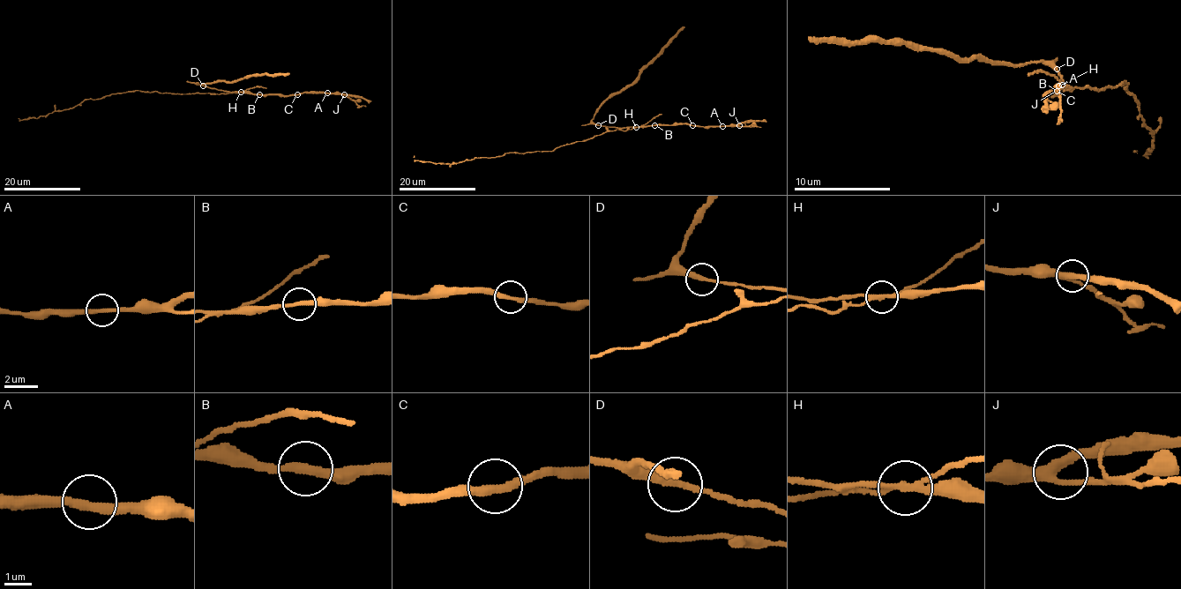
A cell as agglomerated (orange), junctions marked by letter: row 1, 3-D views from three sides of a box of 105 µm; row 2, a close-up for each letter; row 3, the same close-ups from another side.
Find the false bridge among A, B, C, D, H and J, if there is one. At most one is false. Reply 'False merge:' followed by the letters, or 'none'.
False merge: H

